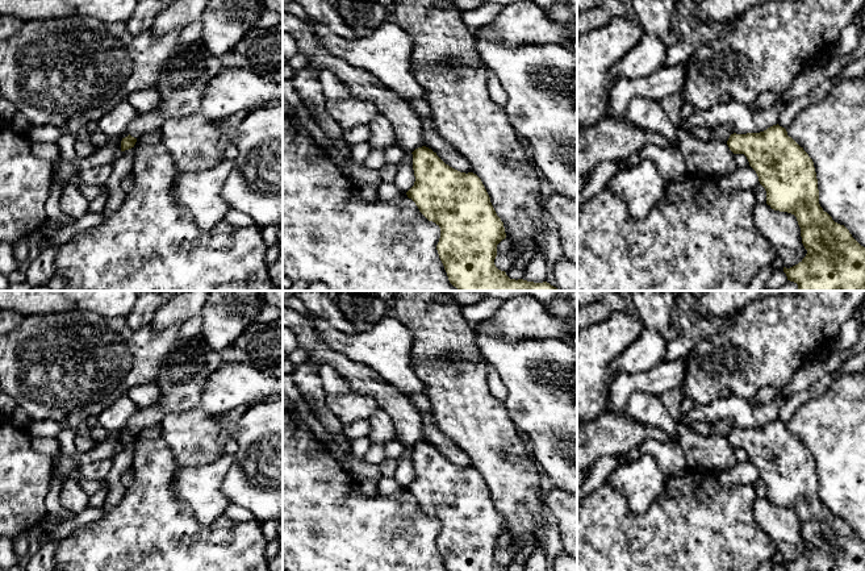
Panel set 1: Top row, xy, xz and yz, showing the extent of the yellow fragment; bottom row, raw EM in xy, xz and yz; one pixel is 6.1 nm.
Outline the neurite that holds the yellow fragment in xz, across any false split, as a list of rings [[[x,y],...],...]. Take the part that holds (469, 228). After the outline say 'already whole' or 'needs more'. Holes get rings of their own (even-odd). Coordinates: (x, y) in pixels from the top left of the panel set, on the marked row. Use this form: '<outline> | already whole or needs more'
[[[426,146],[411,154],[415,182],[406,195],[440,228],[436,250],[454,287],[459,291],[557,291],[547,282],[510,279],[496,267],[497,245],[506,233],[476,174],[450,167]]] | already whole

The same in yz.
[[[785,128],[731,134],[727,145],[744,154],[766,191],[766,204],[797,217],[806,257],[783,272],[799,291],[865,291],[865,247],[819,204],[812,159]]] | already whole

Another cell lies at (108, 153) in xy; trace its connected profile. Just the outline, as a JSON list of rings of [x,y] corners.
[[[129,132],[121,137],[108,139],[103,147],[96,147],[96,151],[89,154],[87,158],[79,157],[78,159],[68,161],[63,157],[59,157],[58,166],[60,179],[67,184],[76,171],[82,172],[91,167],[113,163],[113,161],[117,158],[117,154],[121,151],[121,141],[128,136]]]

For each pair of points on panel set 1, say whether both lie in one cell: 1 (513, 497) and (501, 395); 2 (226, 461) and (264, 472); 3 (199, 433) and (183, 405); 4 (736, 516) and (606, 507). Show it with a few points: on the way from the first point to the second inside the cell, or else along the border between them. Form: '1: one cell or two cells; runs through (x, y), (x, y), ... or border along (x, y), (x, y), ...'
1: two cells; border along (485, 375), (488, 391), (504, 403)
2: two cells; border along (234, 455), (221, 486), (225, 494)
3: two cells; border along (199, 405), (166, 415)
4: one cell; runs through (703, 522), (639, 522)

